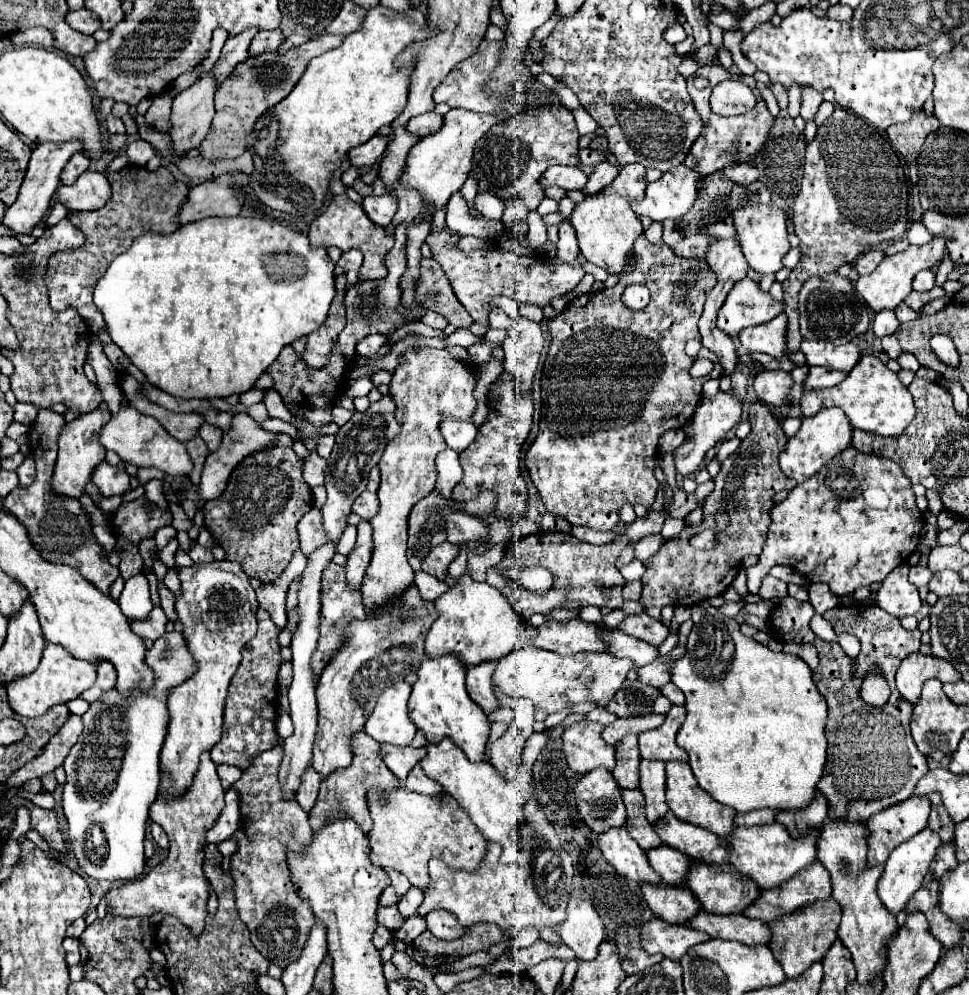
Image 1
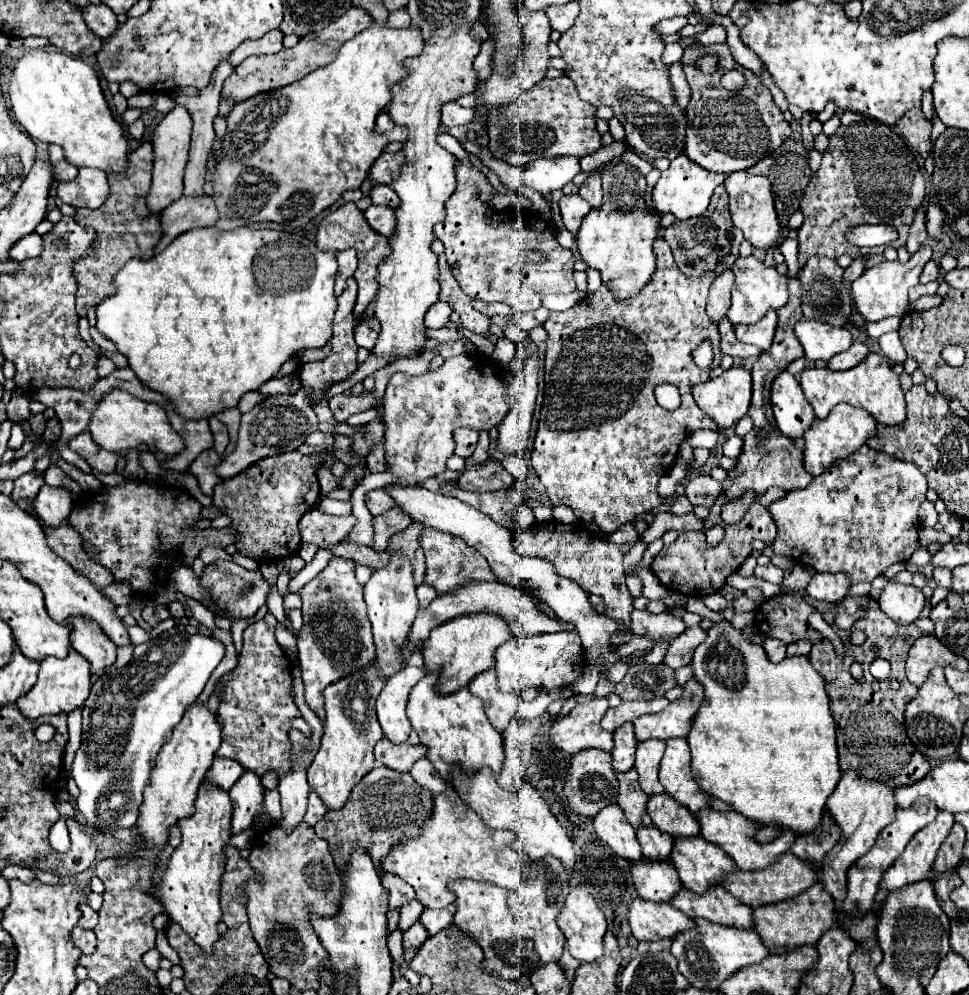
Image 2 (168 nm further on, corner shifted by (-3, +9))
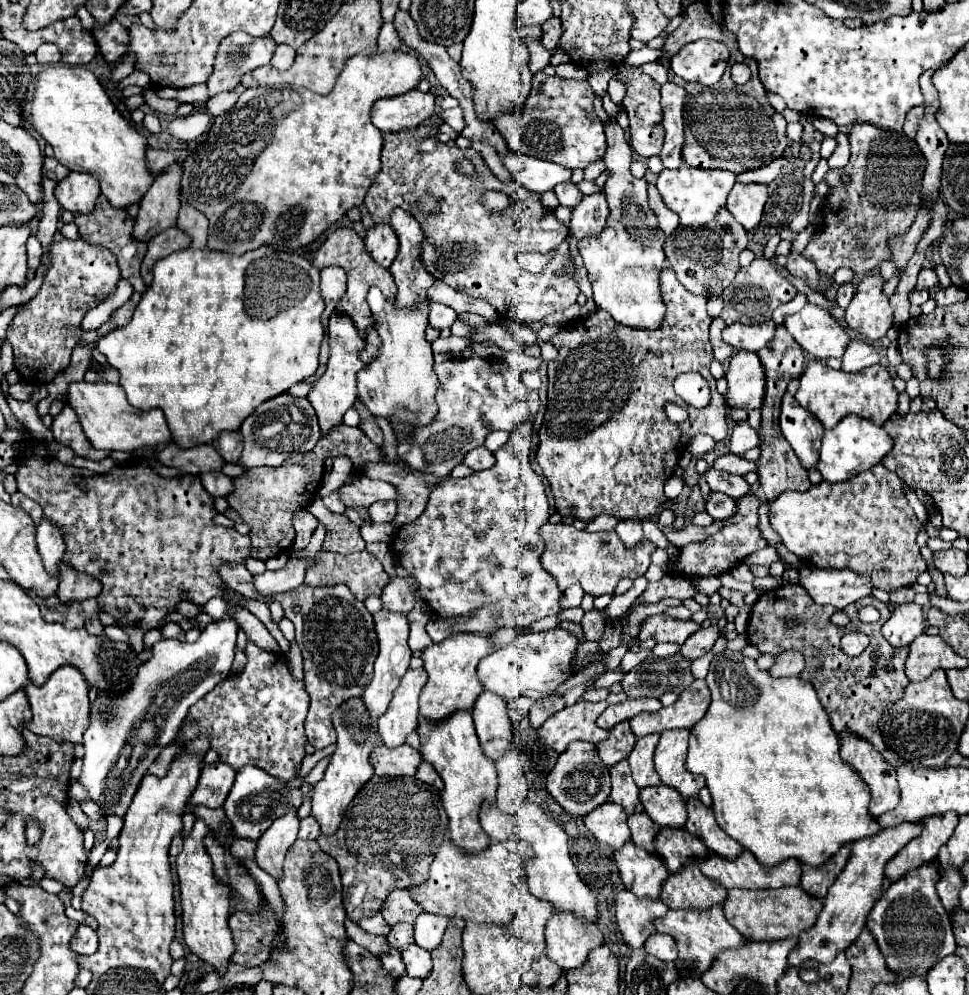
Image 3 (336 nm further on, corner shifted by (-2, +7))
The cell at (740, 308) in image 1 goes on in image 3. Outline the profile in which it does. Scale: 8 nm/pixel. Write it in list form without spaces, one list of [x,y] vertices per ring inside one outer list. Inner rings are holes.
[[[755,257],[749,267],[739,269],[733,283],[723,291],[725,307],[723,307],[721,319],[725,323],[755,323],[757,317],[759,317],[759,321],[767,321],[767,319],[771,319],[773,311],[779,305],[789,303],[795,297],[795,293],[797,293],[797,289],[785,277],[781,277],[767,259]]]

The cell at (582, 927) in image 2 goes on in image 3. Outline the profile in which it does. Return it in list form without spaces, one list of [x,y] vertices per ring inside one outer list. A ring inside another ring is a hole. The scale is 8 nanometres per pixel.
[[[553,913],[547,927],[547,955],[561,969],[575,969],[587,963],[589,951],[603,943],[603,933],[595,921],[575,917],[575,913]]]

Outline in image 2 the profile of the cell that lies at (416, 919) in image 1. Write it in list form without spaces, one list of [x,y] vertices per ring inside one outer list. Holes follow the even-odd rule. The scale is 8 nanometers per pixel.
[[[416,923],[414,927],[410,927],[408,931],[404,931],[404,949],[416,949],[416,947],[422,947],[422,943],[428,939],[428,933],[426,929]]]

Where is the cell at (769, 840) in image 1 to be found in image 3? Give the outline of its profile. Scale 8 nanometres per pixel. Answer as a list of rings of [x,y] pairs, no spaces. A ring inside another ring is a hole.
[[[689,799],[687,813],[689,817],[685,829],[699,837],[709,847],[709,851],[717,853],[727,861],[735,861],[739,857],[743,847],[727,833],[723,833],[723,829],[715,821],[715,815],[711,813],[711,807],[705,807],[699,799]]]

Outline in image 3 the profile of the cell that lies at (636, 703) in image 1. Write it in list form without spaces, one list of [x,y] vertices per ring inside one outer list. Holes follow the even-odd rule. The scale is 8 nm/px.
[[[679,653],[671,657],[655,657],[649,655],[647,661],[633,667],[621,681],[623,691],[629,699],[635,697],[655,697],[659,699],[667,691],[681,693],[685,691],[691,681],[691,661],[683,659]],[[677,673],[677,677],[673,677]]]

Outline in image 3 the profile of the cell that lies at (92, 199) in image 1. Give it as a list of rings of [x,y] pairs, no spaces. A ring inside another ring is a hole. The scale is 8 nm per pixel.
[[[69,173],[69,177],[65,177],[55,189],[59,205],[73,213],[91,213],[99,193],[99,181],[87,173]]]

